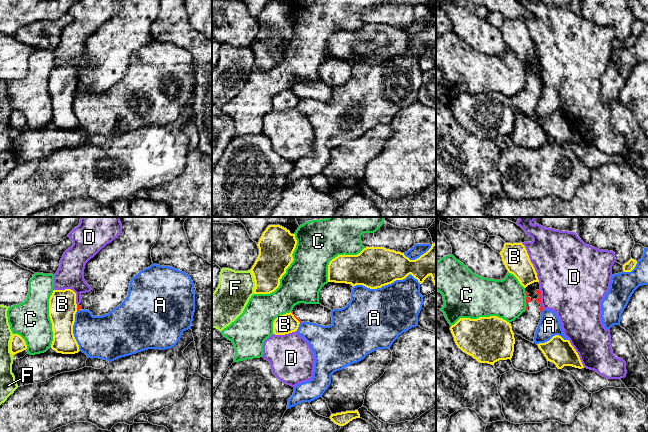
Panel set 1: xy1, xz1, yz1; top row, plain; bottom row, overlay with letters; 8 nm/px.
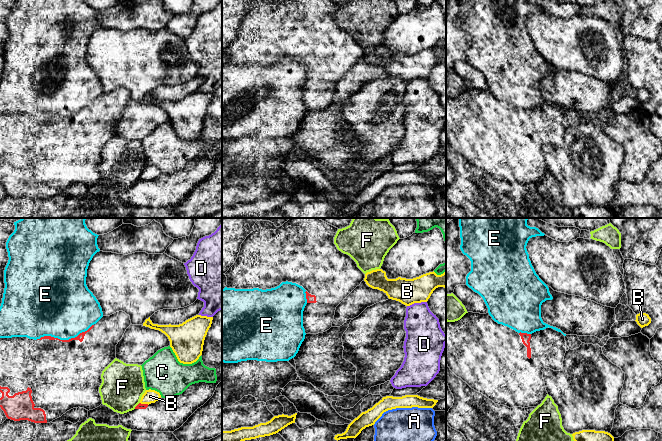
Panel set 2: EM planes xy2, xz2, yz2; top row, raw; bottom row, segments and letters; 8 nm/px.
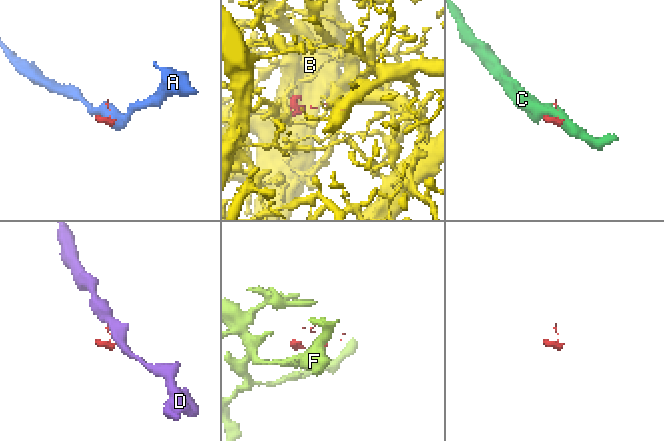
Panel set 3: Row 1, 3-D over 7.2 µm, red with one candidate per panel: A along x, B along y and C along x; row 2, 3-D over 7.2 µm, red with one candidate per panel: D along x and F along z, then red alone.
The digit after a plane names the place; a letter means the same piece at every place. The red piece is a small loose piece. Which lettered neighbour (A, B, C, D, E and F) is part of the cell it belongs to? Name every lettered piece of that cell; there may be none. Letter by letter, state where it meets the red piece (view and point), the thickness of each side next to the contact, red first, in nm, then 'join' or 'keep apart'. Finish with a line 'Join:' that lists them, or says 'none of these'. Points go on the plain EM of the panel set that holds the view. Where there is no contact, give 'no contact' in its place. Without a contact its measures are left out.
A: contact yz1 (542, 86); calibres 40 and 170 nm; keep apart
B: contact xz1 (295, 93); calibres 20 and 160 nm; keep apart
C: contact yz1 (526, 77); calibres 50 and 320 nm; keep apart
D: contact yz1 (540, 75); calibres 40 and 460 nm; keep apart
E: contact xy2 (64, 116); calibres 60 and 480 nm; keep apart
F: contact xy2 (137, 181); calibres 50 and 340 nm; keep apart
Join: none of these

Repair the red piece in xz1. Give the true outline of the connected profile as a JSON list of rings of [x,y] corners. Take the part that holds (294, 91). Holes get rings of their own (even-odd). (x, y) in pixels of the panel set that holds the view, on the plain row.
[[[299,79],[294,82],[292,88],[294,93],[300,98],[316,99],[322,102],[332,100],[331,85],[321,80]]]

